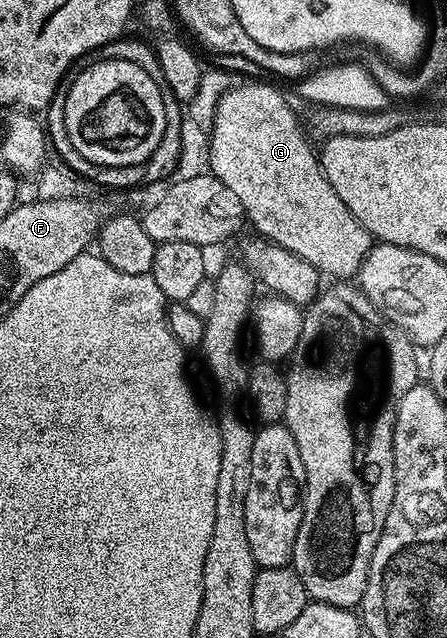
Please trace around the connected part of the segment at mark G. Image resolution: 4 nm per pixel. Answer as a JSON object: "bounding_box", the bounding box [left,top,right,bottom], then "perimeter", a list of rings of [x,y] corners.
{"bounding_box":[208,83,374,282],"perimeter":[[[237,83],[229,88],[228,93],[220,100],[216,118],[210,129],[212,137],[208,140],[208,164],[212,167],[209,168],[211,175],[218,177],[230,190],[234,190],[234,195],[238,198],[238,202],[242,202],[244,207],[247,223],[249,225],[253,224],[257,228],[253,229],[263,239],[272,240],[278,246],[298,254],[298,258],[310,262],[310,266],[314,266],[317,272],[325,277],[333,276],[331,278],[333,281],[344,282],[349,278],[355,277],[359,273],[362,262],[368,257],[368,251],[372,248],[374,243],[373,236],[363,228],[358,222],[358,218],[354,218],[354,214],[350,214],[350,210],[346,210],[346,202],[342,202],[342,198],[338,198],[338,194],[334,194],[334,186],[330,186],[330,182],[324,176],[317,153],[314,148],[312,152],[311,146],[308,145],[308,140],[304,137],[304,132],[300,129],[299,122],[296,121],[296,112],[288,105],[287,98],[278,89],[271,88],[268,84],[239,84]]]}

